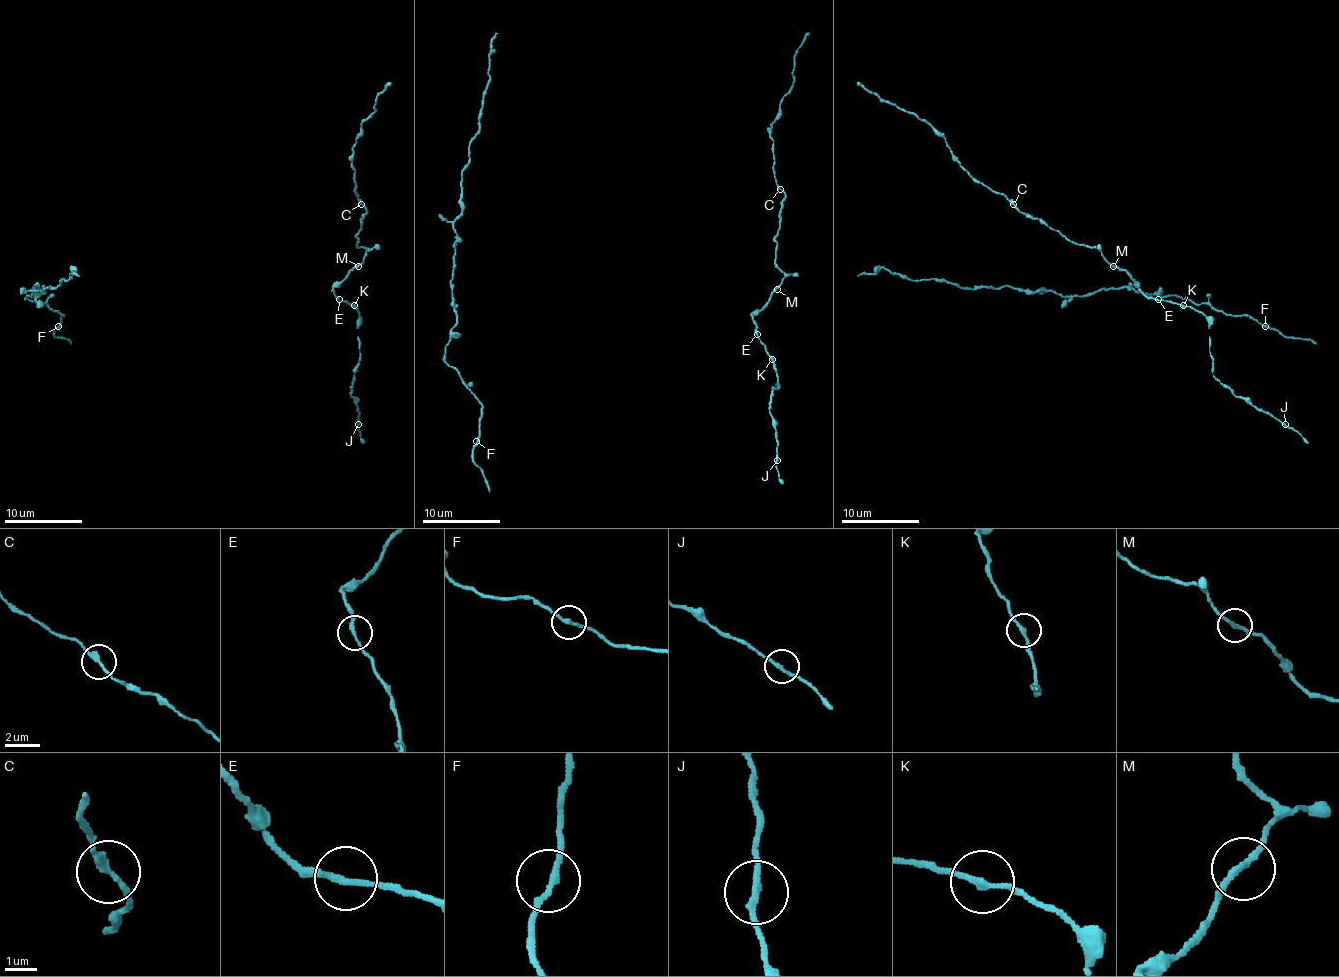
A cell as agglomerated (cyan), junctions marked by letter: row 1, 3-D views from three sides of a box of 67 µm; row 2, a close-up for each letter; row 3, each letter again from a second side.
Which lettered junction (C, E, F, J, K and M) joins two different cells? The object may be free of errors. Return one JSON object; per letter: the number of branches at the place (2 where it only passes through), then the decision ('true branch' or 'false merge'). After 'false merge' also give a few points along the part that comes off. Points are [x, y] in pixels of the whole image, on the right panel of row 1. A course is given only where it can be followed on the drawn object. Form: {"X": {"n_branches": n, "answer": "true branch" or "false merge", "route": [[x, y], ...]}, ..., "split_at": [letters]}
{"C": {"n_branches": 2, "answer": "true branch"}, "E": {"n_branches": 2, "answer": "true branch"}, "F": {"n_branches": 2, "answer": "true branch"}, "J": {"n_branches": 2, "answer": "true branch"}, "K": {"n_branches": 2, "answer": "true branch"}, "M": {"n_branches": 2, "answer": "true branch"}, "split_at": []}

